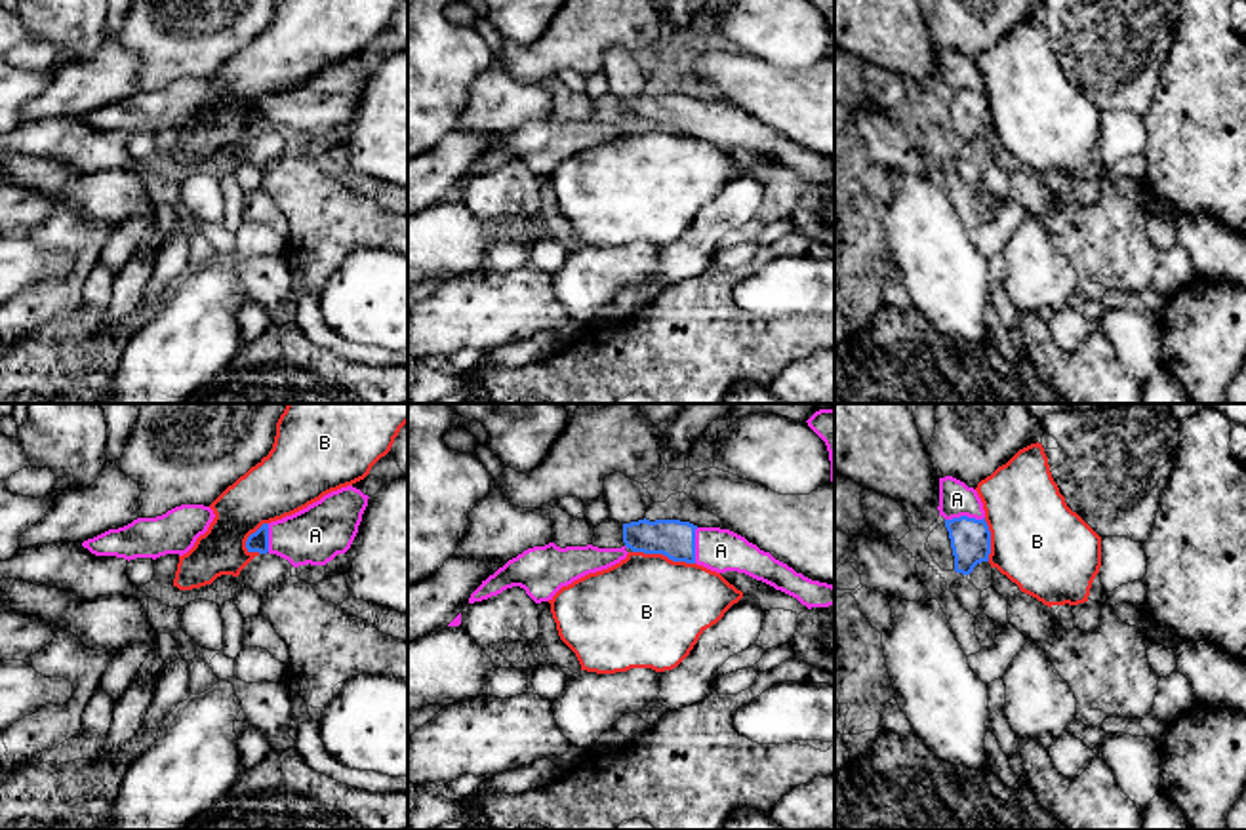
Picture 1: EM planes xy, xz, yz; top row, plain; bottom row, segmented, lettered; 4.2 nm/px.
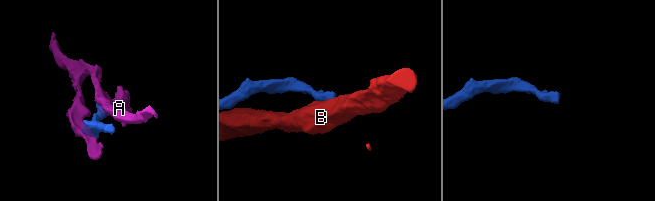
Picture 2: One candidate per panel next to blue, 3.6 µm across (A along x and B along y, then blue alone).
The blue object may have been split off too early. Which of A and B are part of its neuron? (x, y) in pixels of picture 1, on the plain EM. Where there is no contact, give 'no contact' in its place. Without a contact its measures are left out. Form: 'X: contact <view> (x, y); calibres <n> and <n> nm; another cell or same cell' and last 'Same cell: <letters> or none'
A: contact yz (964, 90); calibres 180 and 150 nm; same cell
B: contact xz (663, 128); calibres 160 and 480 nm; another cell
Same cell: A

